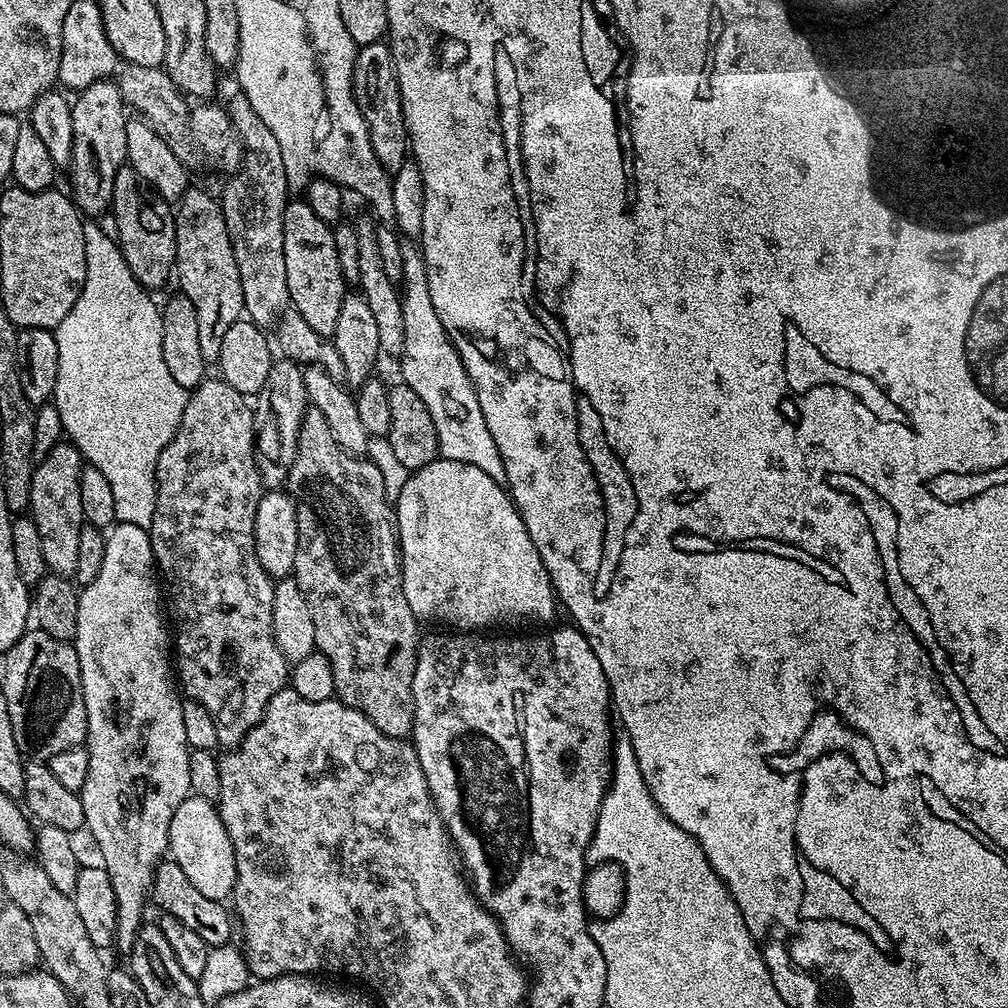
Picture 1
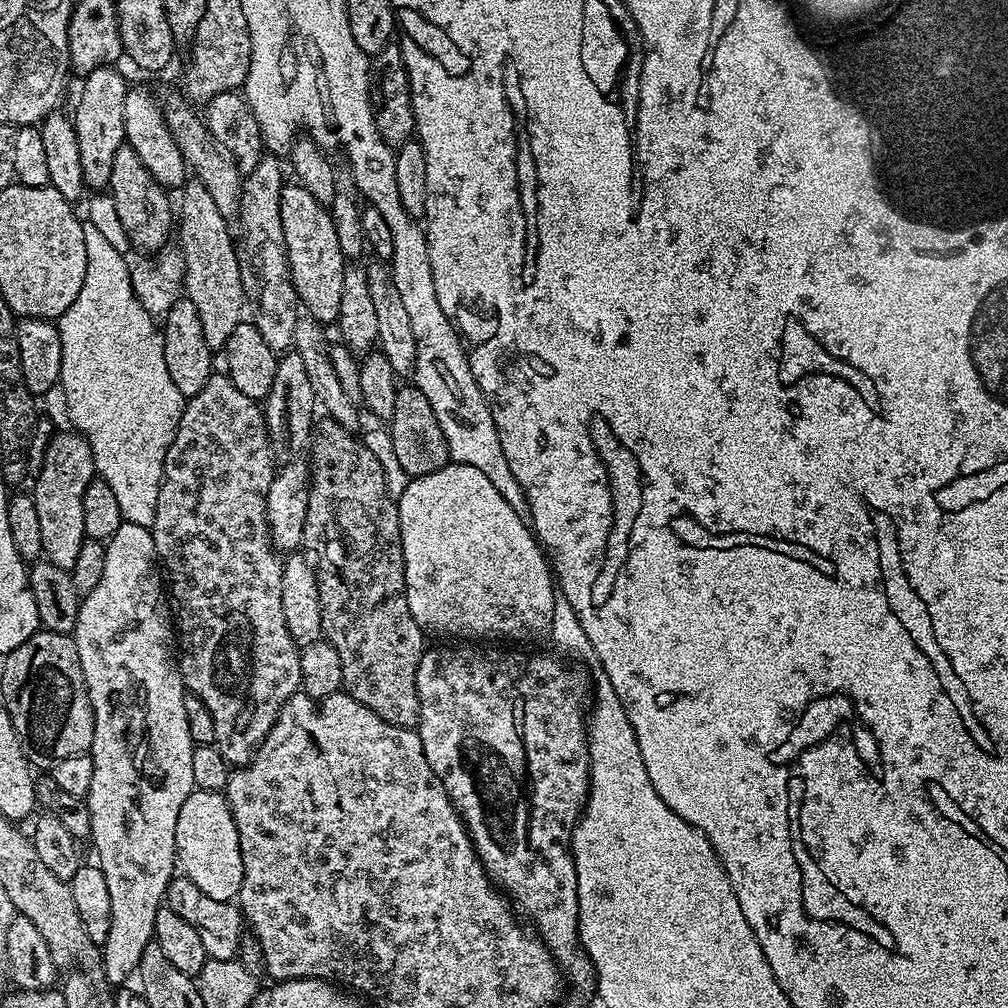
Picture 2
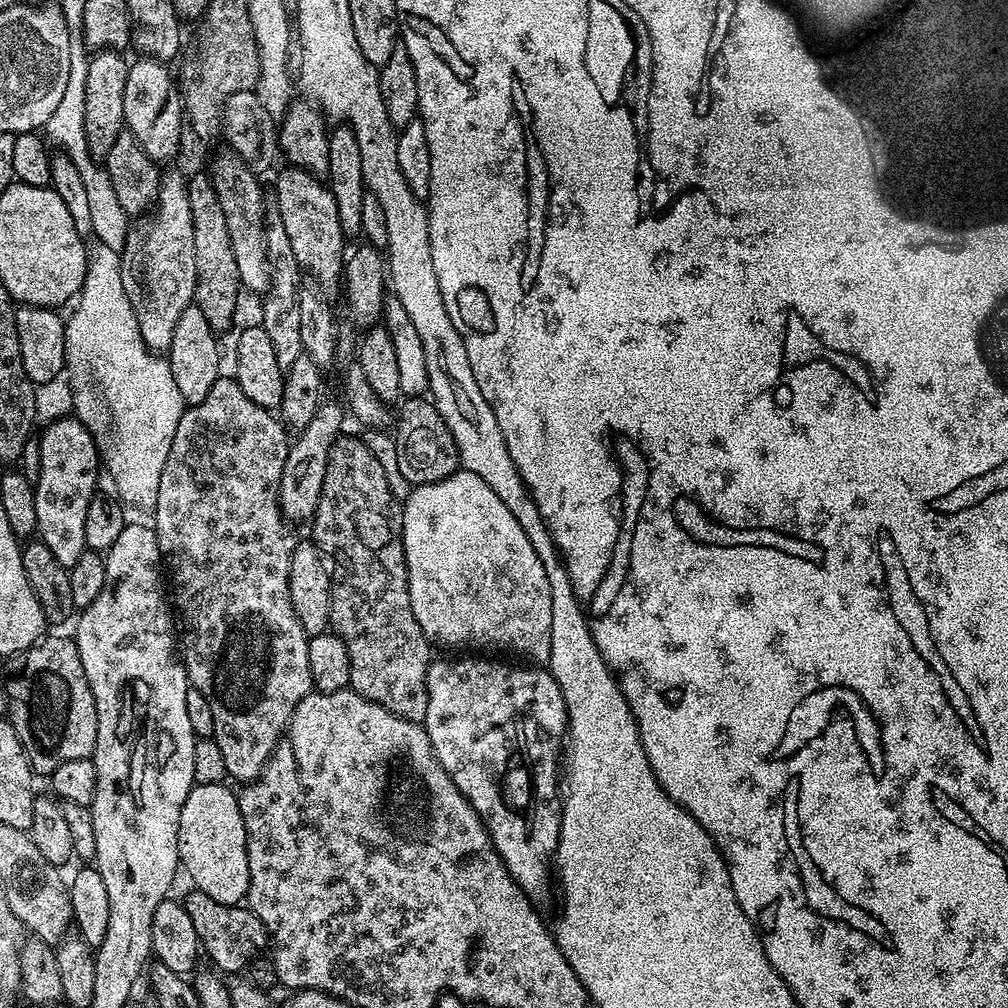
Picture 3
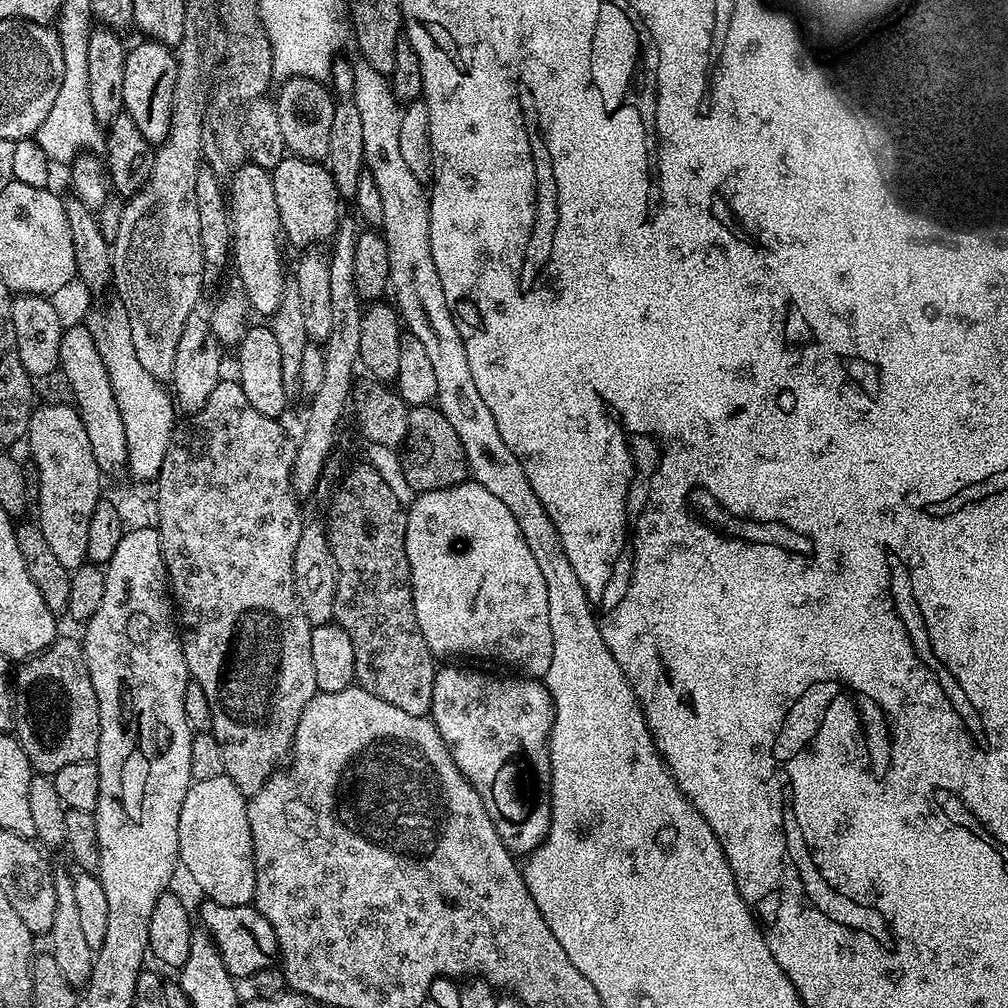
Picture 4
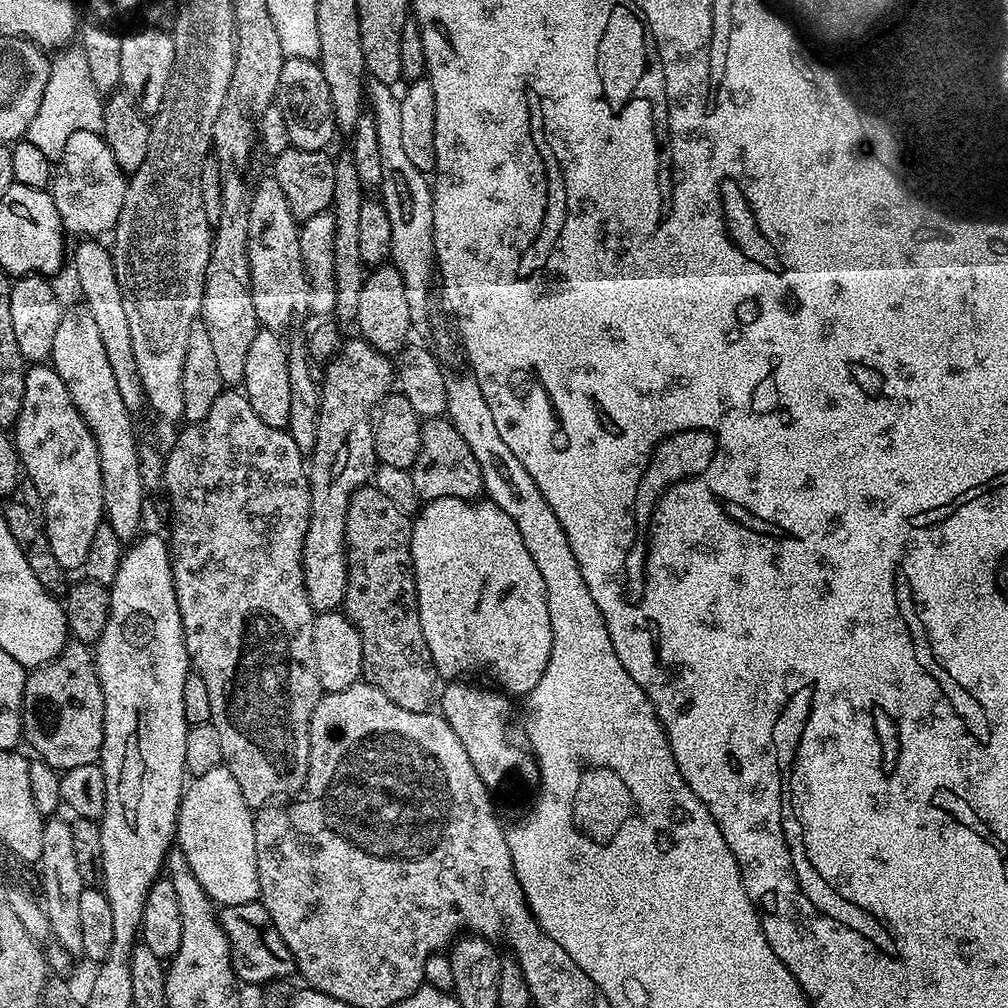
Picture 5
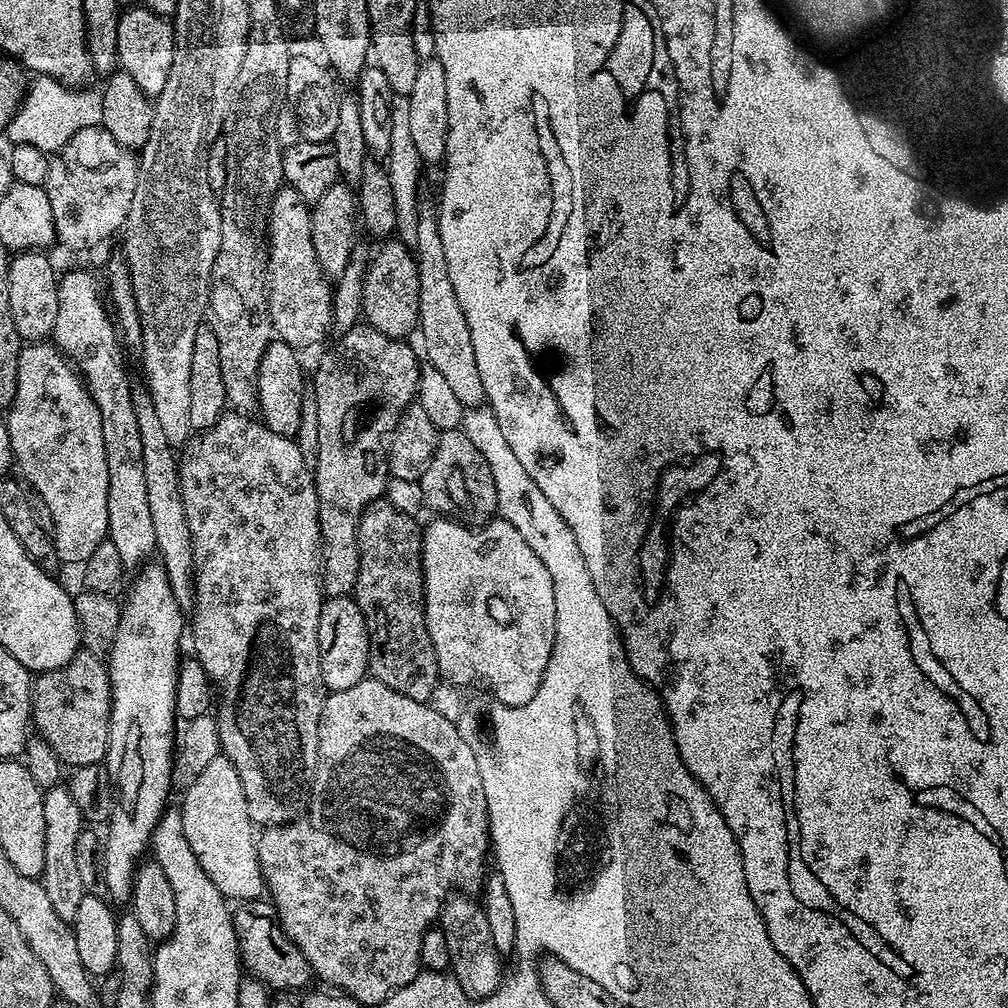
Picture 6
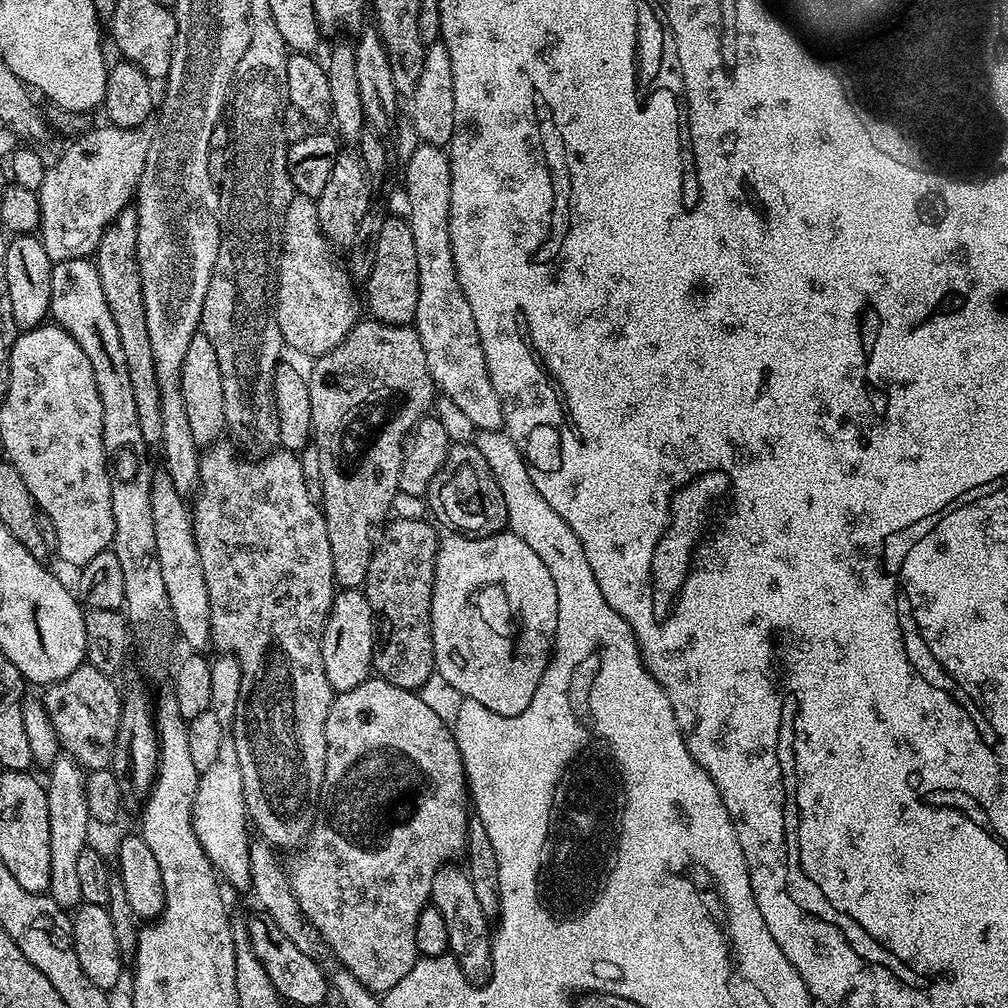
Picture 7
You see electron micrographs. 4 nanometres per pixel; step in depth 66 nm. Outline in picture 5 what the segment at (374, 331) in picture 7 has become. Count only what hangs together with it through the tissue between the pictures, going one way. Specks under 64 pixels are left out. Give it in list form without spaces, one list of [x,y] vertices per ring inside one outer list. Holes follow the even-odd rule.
[[[359,338],[348,339],[333,355],[323,369],[322,387],[320,390],[320,421],[318,438],[314,450],[310,453],[308,485],[310,486],[310,522],[302,546],[304,563],[304,585],[306,598],[310,598],[313,613],[337,611],[344,603],[346,582],[348,581],[348,553],[344,546],[346,534],[346,510],[350,498],[359,488],[365,487],[375,477],[378,461],[376,459],[376,434],[374,431],[373,409],[385,396],[393,391],[398,380],[398,372],[387,355],[366,341]]]

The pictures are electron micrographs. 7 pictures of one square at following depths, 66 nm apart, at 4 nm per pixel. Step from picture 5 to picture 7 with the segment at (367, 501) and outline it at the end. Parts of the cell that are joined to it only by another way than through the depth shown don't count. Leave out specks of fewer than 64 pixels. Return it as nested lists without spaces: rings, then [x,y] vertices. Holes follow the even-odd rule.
[[[424,518],[389,519],[372,549],[370,570],[362,585],[376,618],[376,649],[372,655],[375,675],[411,692],[422,688],[436,666],[430,606],[438,535],[437,525],[427,522]]]

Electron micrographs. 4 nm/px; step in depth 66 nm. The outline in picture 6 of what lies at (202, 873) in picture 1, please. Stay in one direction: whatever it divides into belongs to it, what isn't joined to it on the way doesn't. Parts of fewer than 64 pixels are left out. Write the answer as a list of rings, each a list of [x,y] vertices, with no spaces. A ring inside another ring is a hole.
[[[222,754],[215,756],[190,783],[179,813],[183,833],[195,857],[225,899],[232,902],[259,899],[266,885],[257,862],[256,832],[246,807],[245,791],[233,763]]]

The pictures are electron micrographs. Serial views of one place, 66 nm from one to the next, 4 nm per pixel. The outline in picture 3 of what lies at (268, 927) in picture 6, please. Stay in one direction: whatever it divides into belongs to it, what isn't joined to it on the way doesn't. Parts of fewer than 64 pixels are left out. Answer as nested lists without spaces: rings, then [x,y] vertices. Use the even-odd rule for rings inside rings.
[[[197,890],[190,892],[188,897],[183,897],[182,903],[186,914],[190,914],[190,919],[194,921],[194,930],[198,930],[203,955],[209,956],[221,973],[243,973],[254,957],[263,953],[260,952],[263,948],[265,951],[269,947],[268,932],[262,922],[247,906],[223,905],[222,902],[214,901],[208,894]]]

